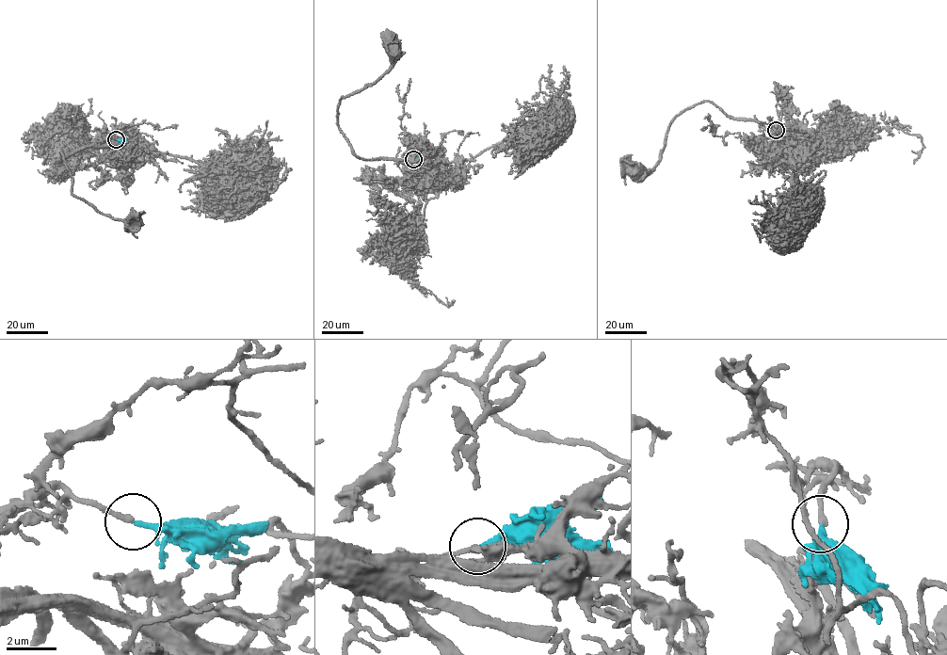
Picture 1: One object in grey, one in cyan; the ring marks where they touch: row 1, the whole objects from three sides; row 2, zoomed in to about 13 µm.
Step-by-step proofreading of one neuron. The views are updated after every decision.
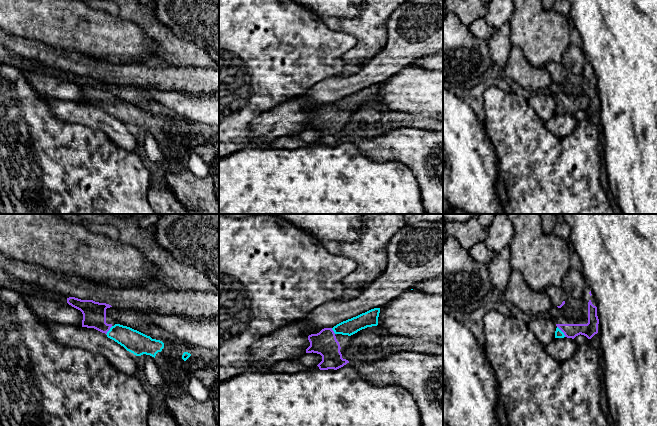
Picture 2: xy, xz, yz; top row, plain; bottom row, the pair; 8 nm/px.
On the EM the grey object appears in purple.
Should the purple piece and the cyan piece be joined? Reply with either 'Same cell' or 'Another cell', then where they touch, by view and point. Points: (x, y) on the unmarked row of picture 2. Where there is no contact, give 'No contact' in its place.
Same cell. Touches purple at yz (561, 106)

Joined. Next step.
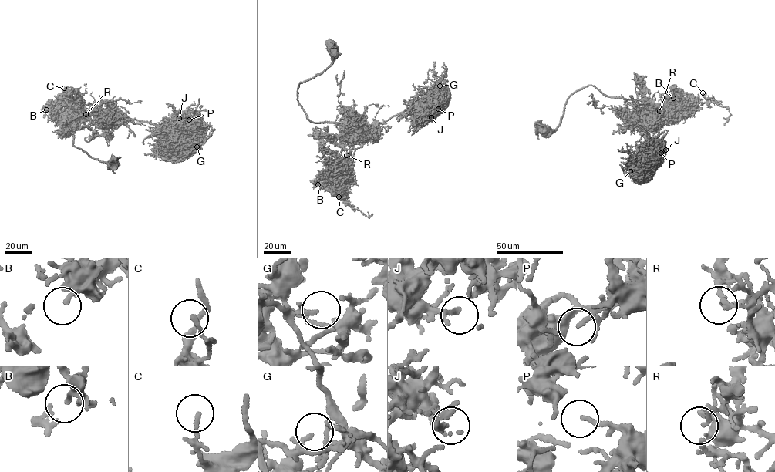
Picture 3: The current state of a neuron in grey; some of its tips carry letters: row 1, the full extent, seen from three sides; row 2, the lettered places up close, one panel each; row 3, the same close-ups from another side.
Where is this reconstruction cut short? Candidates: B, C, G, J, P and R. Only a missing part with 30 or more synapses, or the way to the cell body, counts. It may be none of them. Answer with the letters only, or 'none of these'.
none of these

